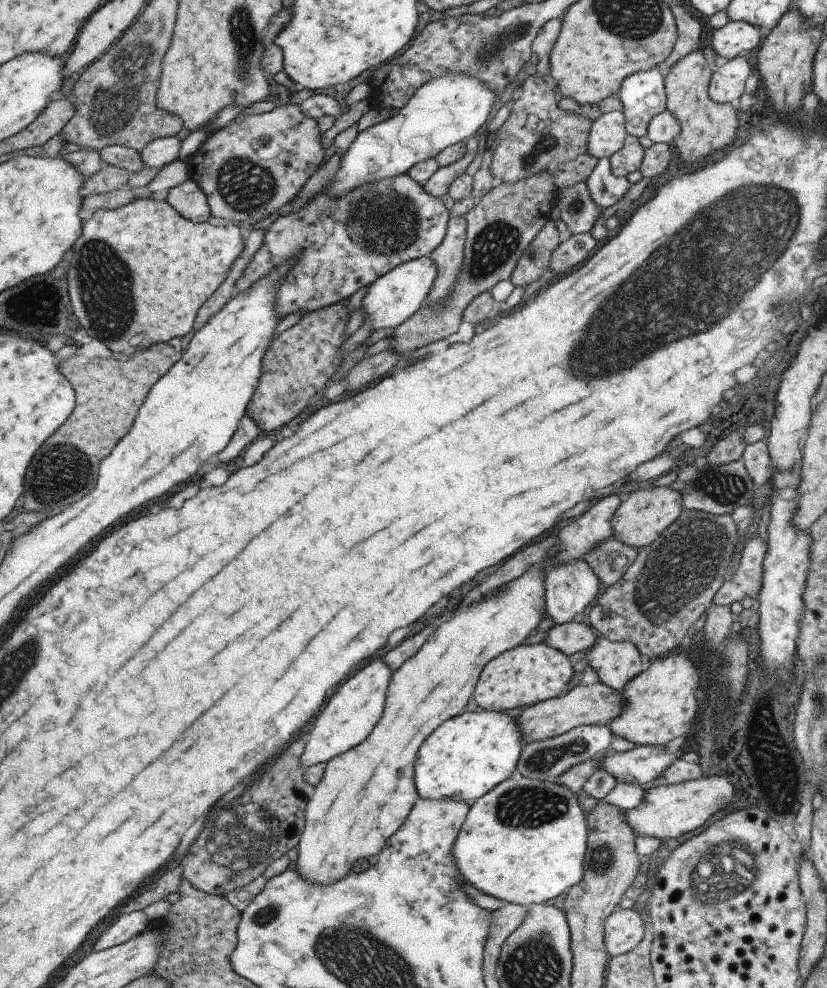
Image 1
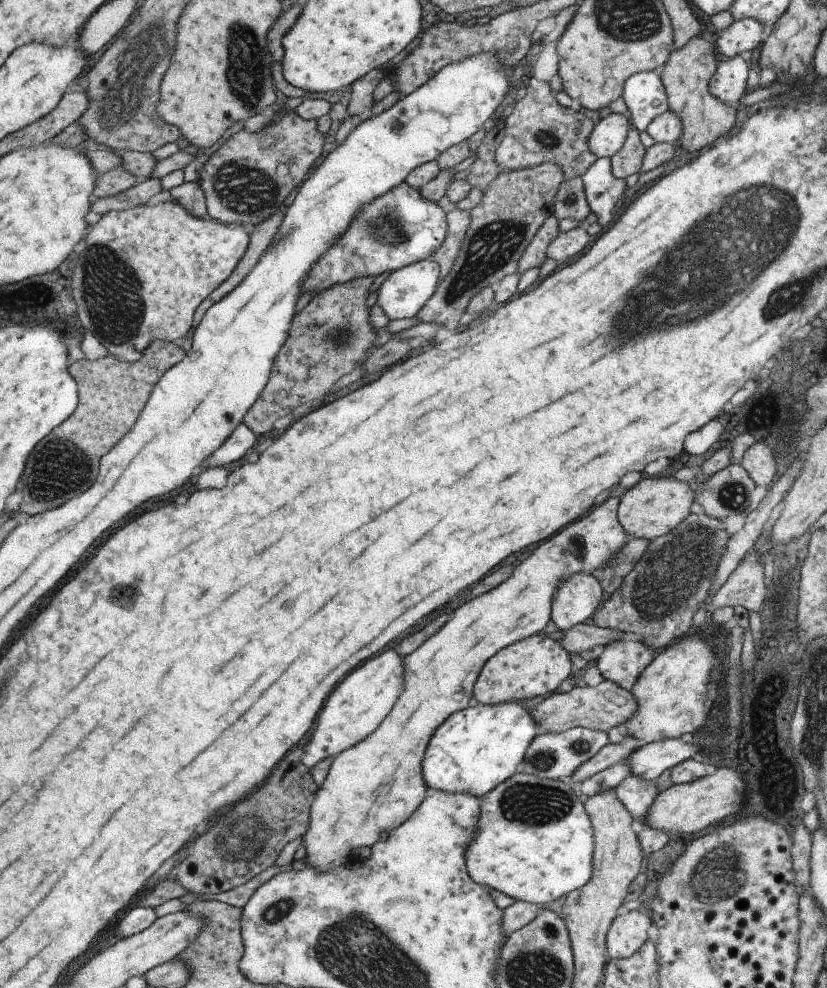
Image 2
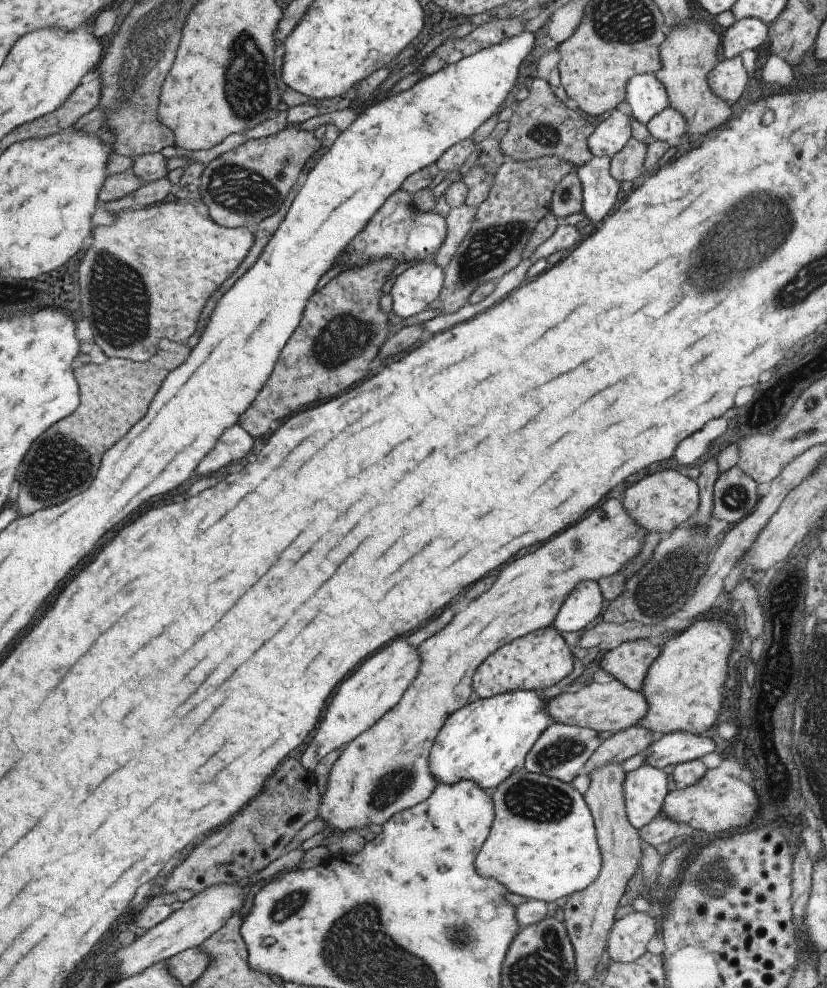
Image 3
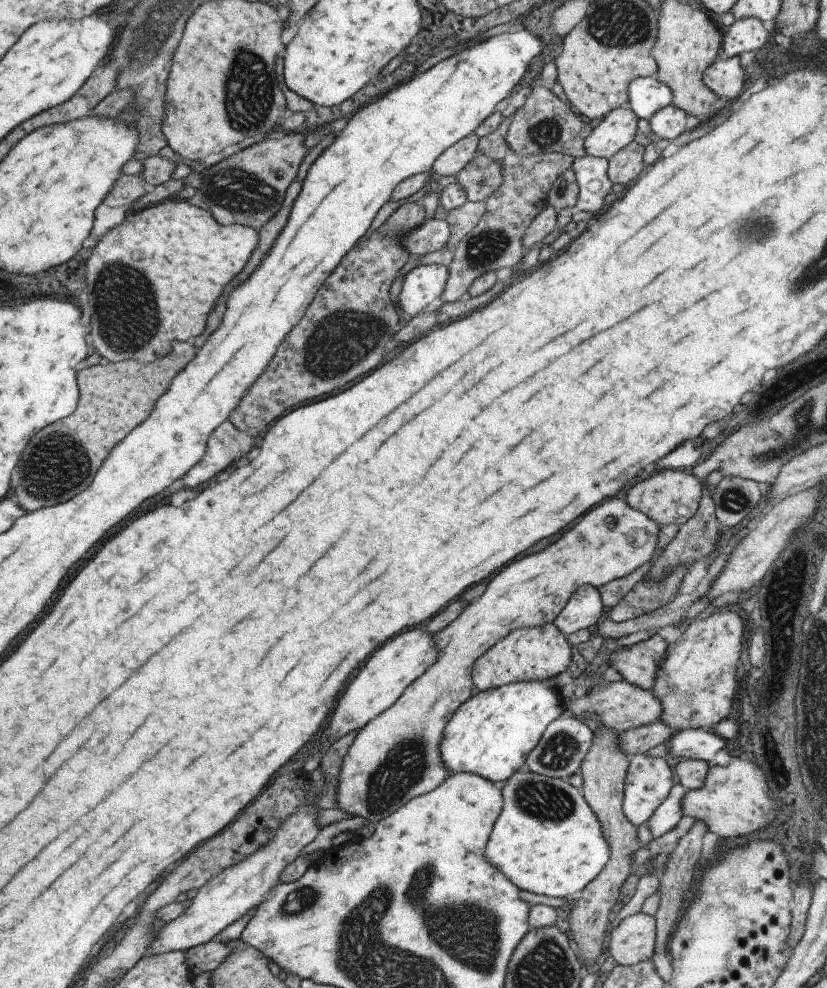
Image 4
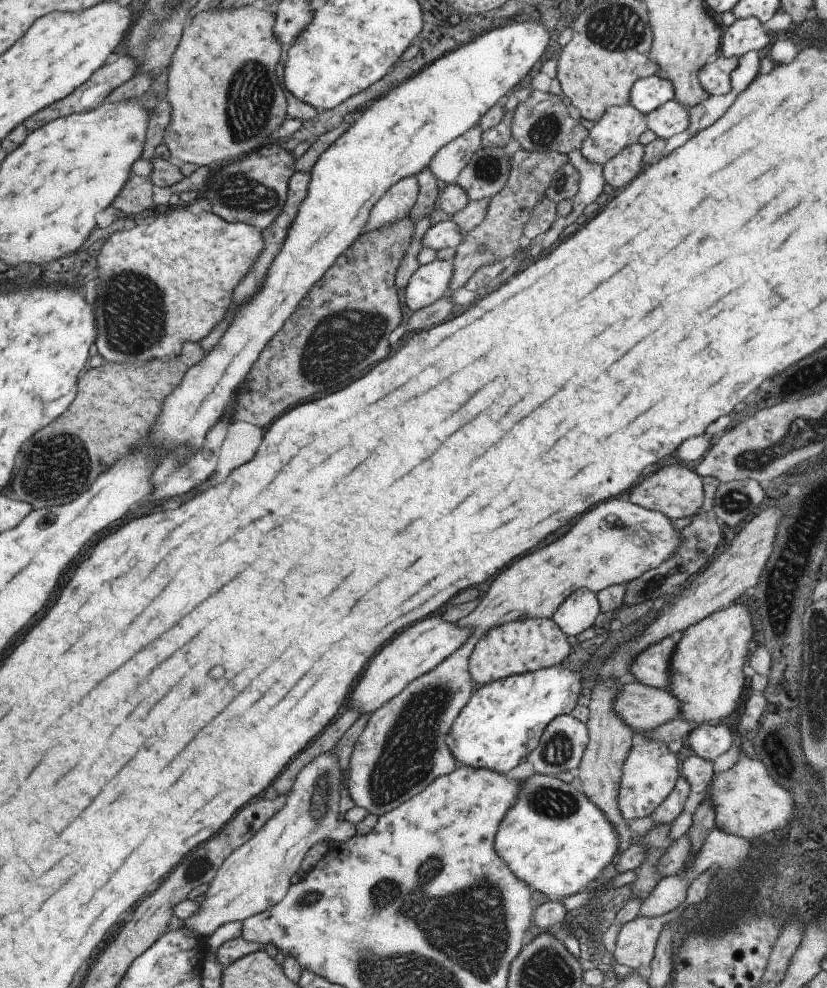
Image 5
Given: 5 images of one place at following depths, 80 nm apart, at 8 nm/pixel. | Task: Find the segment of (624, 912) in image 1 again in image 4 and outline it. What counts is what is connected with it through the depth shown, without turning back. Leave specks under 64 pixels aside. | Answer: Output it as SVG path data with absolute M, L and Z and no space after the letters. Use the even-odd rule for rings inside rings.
M639 912L626 916L621 919L617 926L610 928L606 946L611 958L616 961L617 965L634 965L642 960L651 958L655 939L656 924L654 918Z

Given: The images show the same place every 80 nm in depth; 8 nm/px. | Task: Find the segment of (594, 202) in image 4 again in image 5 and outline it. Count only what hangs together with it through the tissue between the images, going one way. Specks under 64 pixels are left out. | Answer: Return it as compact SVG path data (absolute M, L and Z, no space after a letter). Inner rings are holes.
M571 151L567 154L568 162L578 172L578 191L573 198L570 198L571 210L565 216L559 216L551 224L551 228L543 233L540 244L543 244L545 236L557 236L562 229L576 221L577 216L587 204L594 202L595 198L601 194L603 184L602 165L584 159L579 151Z

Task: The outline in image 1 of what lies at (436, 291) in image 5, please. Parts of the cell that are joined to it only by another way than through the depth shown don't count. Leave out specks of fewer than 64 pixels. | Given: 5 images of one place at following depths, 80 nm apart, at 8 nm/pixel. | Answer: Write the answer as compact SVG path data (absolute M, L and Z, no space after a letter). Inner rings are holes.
M421 256L401 263L377 280L366 286L365 294L360 300L363 311L363 322L369 332L377 332L381 328L393 328L405 322L424 304L427 293L436 275L435 263L428 256Z

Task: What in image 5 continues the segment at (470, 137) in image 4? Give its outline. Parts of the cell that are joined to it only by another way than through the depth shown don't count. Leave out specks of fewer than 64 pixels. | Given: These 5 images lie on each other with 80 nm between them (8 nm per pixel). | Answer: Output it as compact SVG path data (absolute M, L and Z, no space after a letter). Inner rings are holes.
M475 125L461 136L442 146L434 155L427 168L442 183L456 182L458 172L467 164L470 156L480 148L482 130Z

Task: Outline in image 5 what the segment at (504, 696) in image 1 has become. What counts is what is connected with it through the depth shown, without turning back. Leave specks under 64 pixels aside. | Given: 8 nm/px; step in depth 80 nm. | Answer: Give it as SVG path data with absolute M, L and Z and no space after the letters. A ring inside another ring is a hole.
M519 619L484 634L469 655L468 671L473 682L485 685L508 676L557 666L566 660L568 654L567 635L551 619Z

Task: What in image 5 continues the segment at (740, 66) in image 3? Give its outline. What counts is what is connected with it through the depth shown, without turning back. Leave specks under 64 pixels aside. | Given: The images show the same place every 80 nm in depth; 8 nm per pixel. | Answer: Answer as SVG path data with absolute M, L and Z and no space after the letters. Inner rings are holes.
M716 55L697 71L700 85L711 95L727 94L731 71L737 66L738 57Z

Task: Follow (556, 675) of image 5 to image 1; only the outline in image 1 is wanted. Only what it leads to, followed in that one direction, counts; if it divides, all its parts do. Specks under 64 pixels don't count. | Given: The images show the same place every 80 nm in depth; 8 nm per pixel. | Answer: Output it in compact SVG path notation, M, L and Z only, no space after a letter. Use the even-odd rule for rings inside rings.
M493 711L462 712L460 715L444 720L418 746L413 765L413 782L420 799L451 799L464 802L469 807L473 801L507 780L515 770L518 754L523 746L520 729L514 719L505 713Z

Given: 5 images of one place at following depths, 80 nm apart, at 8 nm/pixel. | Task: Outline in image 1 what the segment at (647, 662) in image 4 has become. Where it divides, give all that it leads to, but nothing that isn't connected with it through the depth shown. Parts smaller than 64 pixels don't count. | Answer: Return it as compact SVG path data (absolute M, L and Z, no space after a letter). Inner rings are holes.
M601 636L585 652L586 667L593 669L599 683L618 693L624 684L647 665L637 648L627 641L608 641Z

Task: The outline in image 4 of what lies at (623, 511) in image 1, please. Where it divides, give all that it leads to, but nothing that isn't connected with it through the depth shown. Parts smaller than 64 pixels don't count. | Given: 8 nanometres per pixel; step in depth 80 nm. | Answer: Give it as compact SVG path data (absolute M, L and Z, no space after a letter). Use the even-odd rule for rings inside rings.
M674 469L661 470L661 472L653 474L653 476L633 484L625 494L625 502L629 504L629 508L643 513L659 527L669 525L677 527L687 522L697 512L701 493L702 484L692 474L686 474L685 471Z

